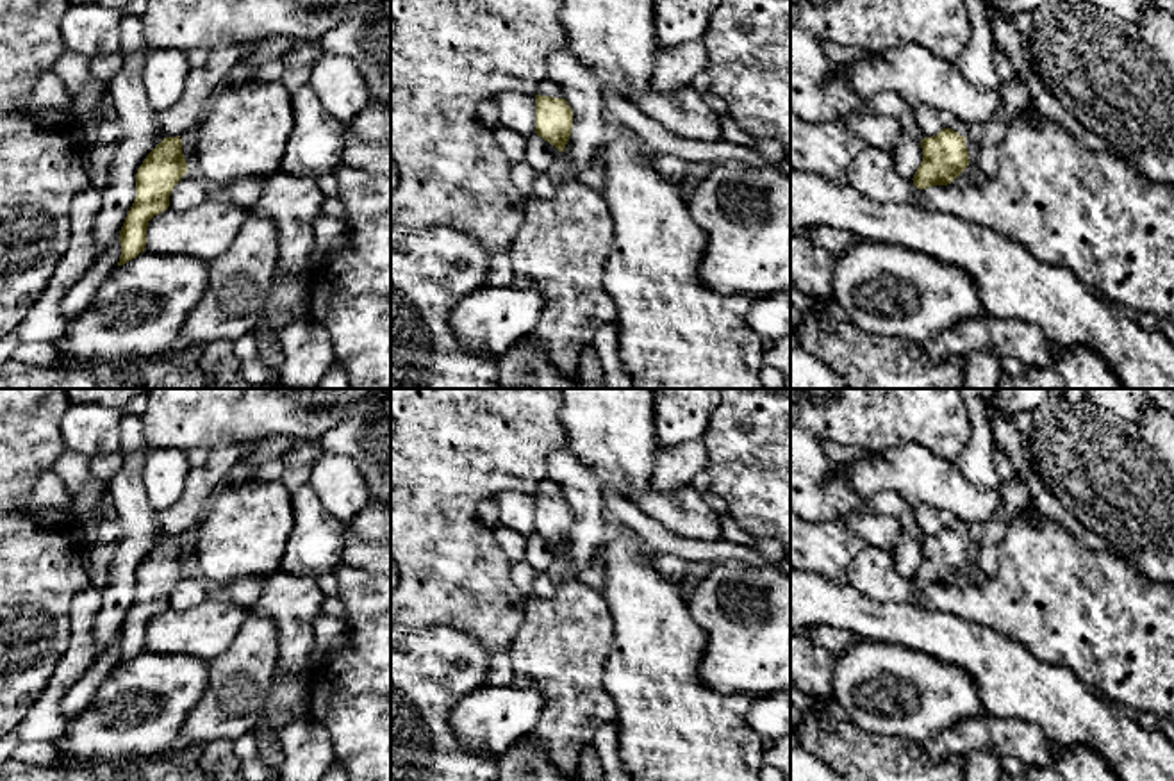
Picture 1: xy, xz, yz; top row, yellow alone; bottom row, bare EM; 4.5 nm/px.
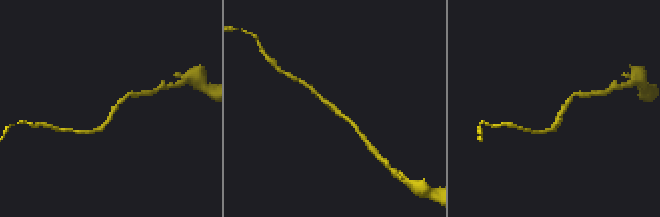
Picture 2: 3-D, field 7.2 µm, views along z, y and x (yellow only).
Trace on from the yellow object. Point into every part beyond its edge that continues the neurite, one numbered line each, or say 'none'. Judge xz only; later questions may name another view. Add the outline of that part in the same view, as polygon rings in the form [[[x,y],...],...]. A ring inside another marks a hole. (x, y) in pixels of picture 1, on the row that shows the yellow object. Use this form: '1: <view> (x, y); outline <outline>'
none

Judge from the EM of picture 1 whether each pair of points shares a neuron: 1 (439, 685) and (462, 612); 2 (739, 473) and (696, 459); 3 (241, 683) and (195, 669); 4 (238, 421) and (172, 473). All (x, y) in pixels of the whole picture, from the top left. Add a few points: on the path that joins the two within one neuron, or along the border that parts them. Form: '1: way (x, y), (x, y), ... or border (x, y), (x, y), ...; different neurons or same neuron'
1: border (416, 626), (464, 630), (489, 655); different neurons
2: border (700, 439), (707, 452), (707, 468); different neurons
3: border (209, 662), (207, 687), (190, 710); different neurons
4: border (147, 448), (175, 448), (184, 453); different neurons

